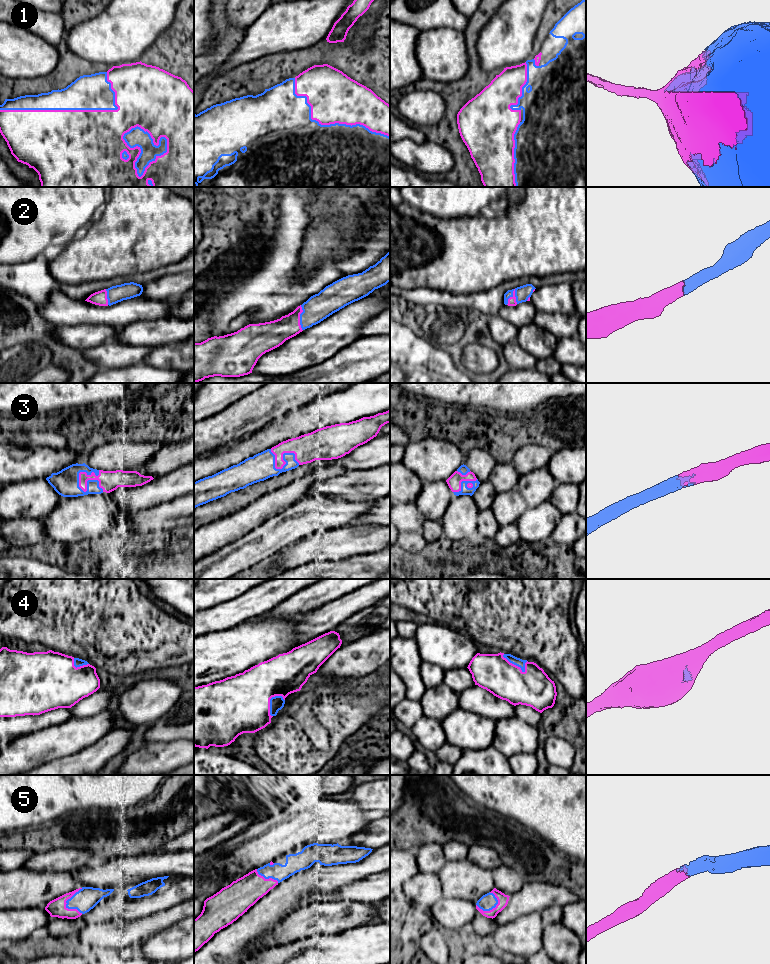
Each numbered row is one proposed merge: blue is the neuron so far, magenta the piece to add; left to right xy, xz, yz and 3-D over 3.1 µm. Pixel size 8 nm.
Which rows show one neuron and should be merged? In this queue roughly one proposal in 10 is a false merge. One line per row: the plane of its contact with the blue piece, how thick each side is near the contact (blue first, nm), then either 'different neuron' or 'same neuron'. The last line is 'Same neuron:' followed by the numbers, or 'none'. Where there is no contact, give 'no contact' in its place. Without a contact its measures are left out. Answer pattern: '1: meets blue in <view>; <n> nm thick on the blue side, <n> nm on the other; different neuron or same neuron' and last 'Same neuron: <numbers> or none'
1: meets blue in xy; 280 nm thick on the blue side, 500 nm on the other; same neuron
2: meets blue in yz; 60 nm thick on the blue side, 60 nm on the other; same neuron
3: meets blue in xy; 200 nm thick on the blue side, 160 nm on the other; same neuron
4: meets blue in yz; 70 nm thick on the blue side, 300 nm on the other; same neuron
5: meets blue in xy; 180 nm thick on the blue side, 140 nm on the other; same neuron
Same neuron: 1, 2, 3, 4, 5

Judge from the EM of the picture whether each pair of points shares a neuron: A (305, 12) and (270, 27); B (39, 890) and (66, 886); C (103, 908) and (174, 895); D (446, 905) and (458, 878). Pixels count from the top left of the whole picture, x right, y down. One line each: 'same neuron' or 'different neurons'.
A: same neuron
B: same neuron
C: same neuron
D: different neurons

